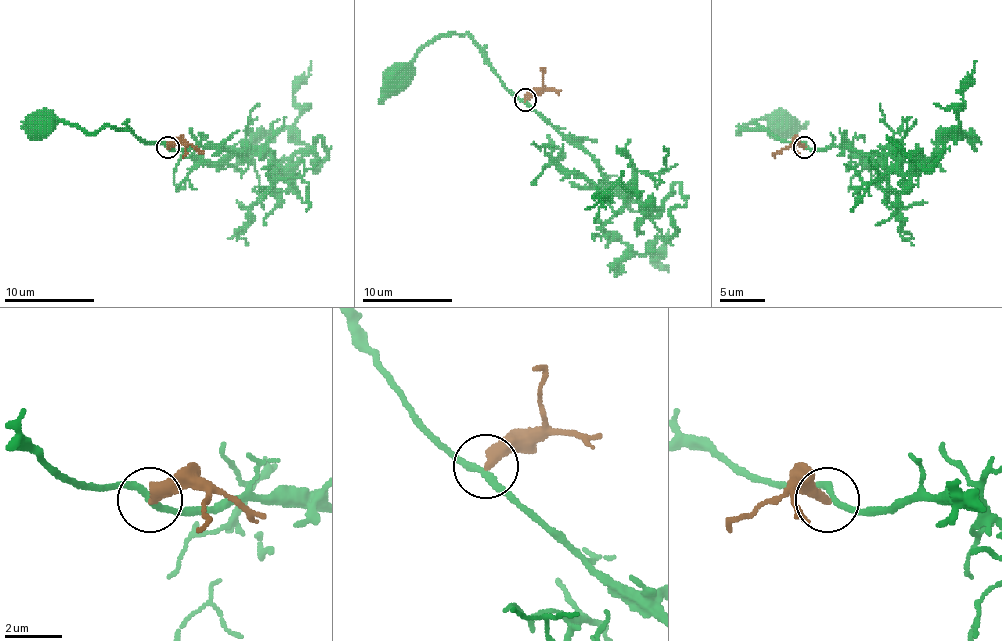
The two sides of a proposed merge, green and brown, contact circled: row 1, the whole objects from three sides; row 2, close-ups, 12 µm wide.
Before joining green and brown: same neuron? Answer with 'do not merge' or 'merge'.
do not merge

